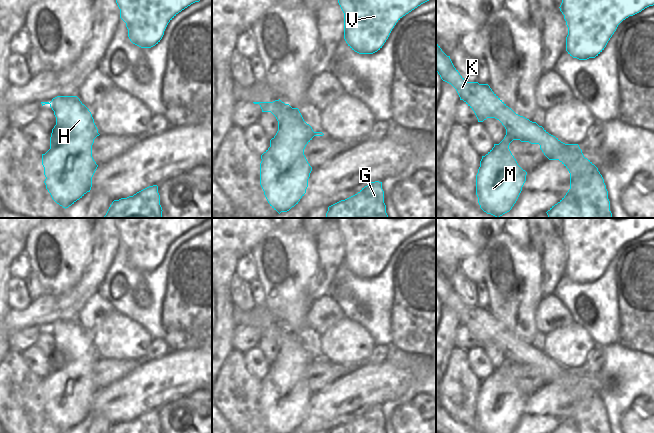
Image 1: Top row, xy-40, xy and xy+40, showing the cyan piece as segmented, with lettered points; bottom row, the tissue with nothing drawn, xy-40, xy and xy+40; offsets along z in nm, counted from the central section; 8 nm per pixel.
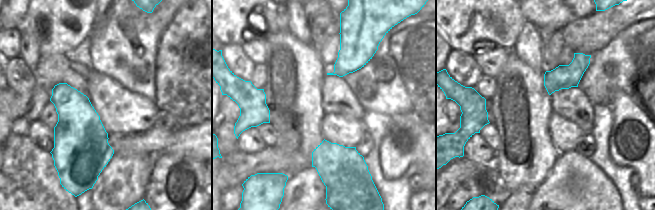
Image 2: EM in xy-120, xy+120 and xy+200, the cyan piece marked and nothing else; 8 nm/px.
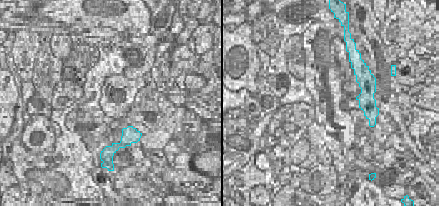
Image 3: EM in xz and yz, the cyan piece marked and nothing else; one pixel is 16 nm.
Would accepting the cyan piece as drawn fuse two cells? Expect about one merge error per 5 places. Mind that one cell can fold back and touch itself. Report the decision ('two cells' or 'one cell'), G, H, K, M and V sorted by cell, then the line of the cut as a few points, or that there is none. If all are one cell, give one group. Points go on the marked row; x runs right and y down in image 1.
two cells; G K V / H M; cut in xy along (291, 107), (278, 122)

